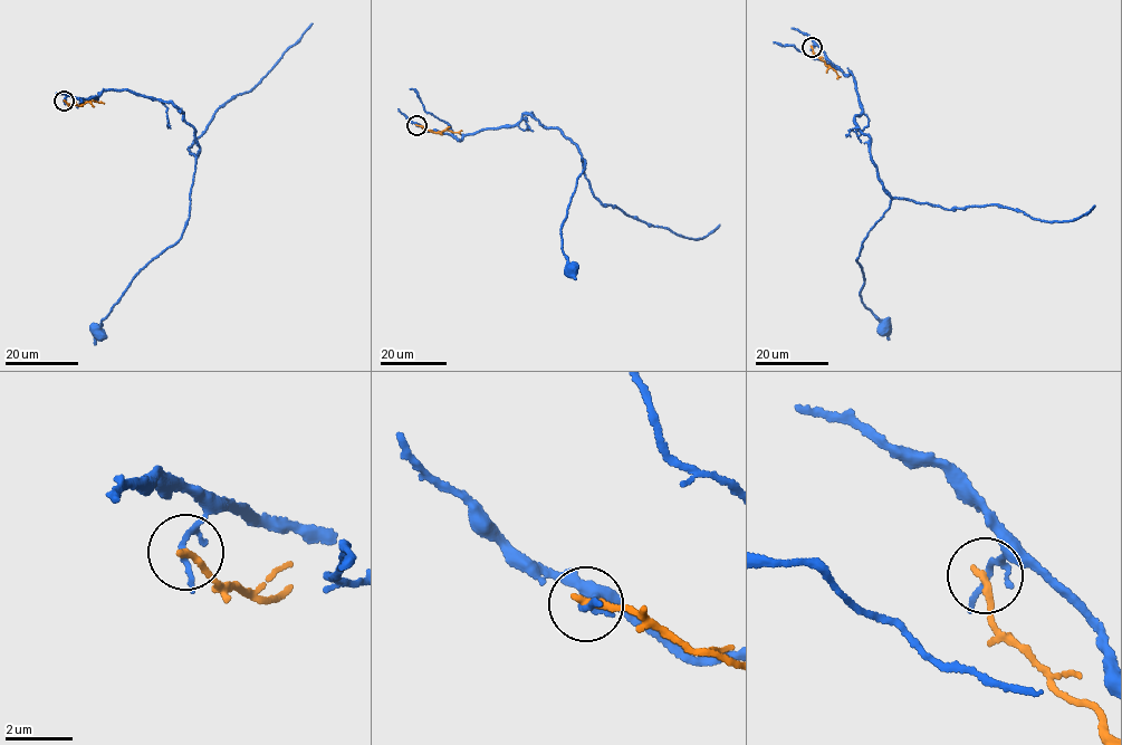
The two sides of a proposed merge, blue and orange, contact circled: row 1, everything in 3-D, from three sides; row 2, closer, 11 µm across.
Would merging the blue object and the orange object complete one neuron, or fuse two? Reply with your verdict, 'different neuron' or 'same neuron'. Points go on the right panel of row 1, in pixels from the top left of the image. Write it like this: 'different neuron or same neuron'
different neuron

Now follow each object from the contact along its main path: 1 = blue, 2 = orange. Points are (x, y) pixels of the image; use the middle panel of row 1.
1: (416, 125), (461, 140), (515, 124), (523, 114), (558, 129), (585, 160), (560, 230), (571, 268)
2: (418, 125), (438, 133), (462, 131)

